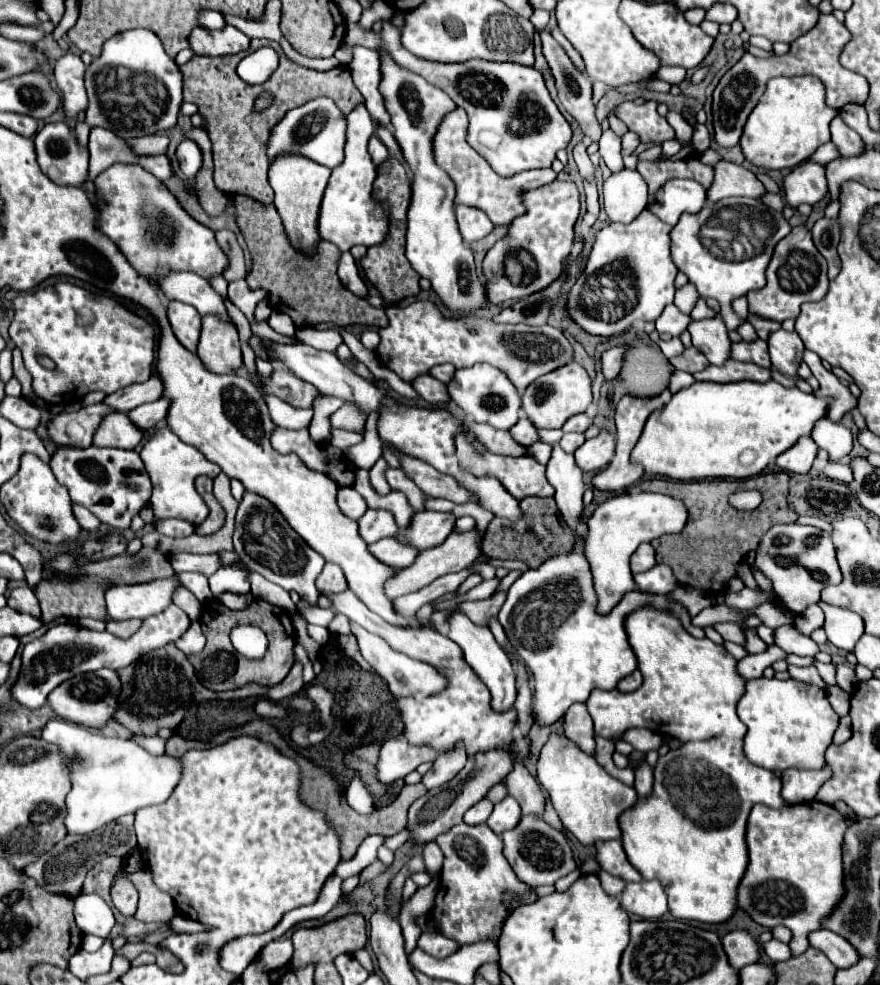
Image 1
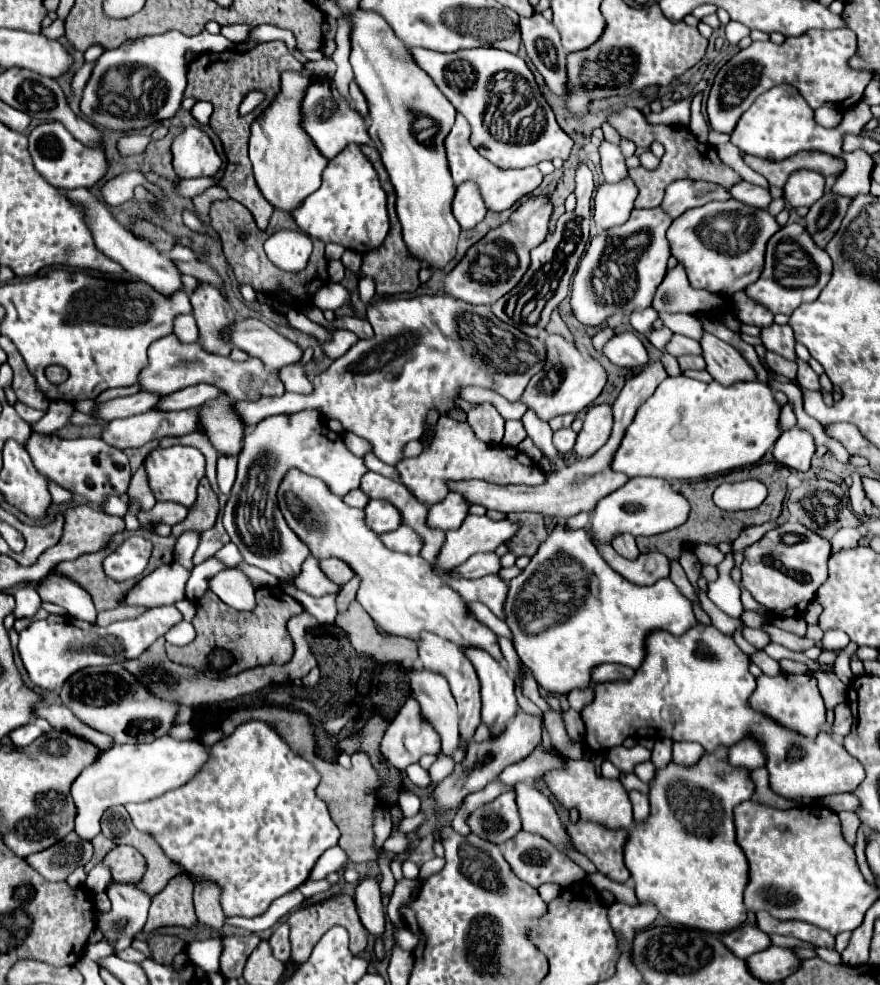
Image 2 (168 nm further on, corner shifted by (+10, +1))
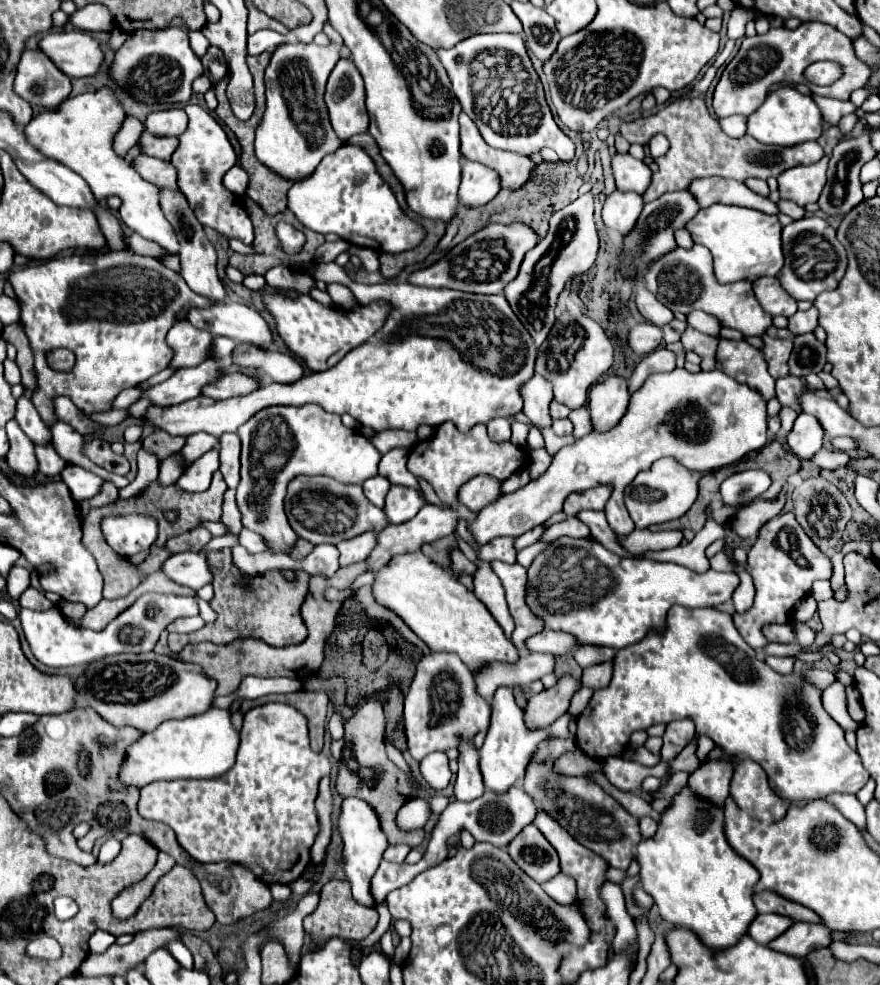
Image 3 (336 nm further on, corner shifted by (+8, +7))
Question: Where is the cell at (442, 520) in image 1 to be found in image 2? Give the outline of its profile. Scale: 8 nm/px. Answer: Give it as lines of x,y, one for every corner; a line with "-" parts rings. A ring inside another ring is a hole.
448,493
444,501
428,507
426,525
430,525
432,529
442,529
442,531
458,529
458,525
468,515
466,511
468,511
468,503
464,501
464,497
460,493

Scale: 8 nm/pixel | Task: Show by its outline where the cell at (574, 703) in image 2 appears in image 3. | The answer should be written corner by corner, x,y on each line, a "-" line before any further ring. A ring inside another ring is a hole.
600,663
596,667
586,667
582,671
582,683
584,687
592,689
602,689
610,683
612,679
612,663

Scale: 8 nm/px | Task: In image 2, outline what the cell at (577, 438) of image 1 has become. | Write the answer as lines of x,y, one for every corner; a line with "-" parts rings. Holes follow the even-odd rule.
560,429
560,431
554,433
554,447
556,447
560,453
572,451
574,441
576,441
576,433
574,433
572,429

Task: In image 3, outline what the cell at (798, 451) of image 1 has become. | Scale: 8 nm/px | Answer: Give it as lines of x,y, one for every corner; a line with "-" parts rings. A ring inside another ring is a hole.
800,413
792,433
788,435
788,445
792,453
796,453
800,459
810,459
820,447
824,439
824,429
818,423
814,415

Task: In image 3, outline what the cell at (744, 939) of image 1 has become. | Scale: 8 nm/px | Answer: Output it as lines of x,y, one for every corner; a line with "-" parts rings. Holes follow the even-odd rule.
758,915
750,929
748,929
748,935
752,939
756,939
758,943
770,943
772,939
776,939
778,935
782,935
788,927
794,925
794,919
788,919
788,917
780,917
780,915

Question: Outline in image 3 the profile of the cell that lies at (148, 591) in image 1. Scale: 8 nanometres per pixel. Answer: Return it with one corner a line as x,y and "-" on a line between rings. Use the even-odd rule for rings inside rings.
194,551
174,553
168,557
168,561
164,561
162,569
176,583
188,585
192,589
200,589
206,583
212,583
214,579
206,553
194,553

